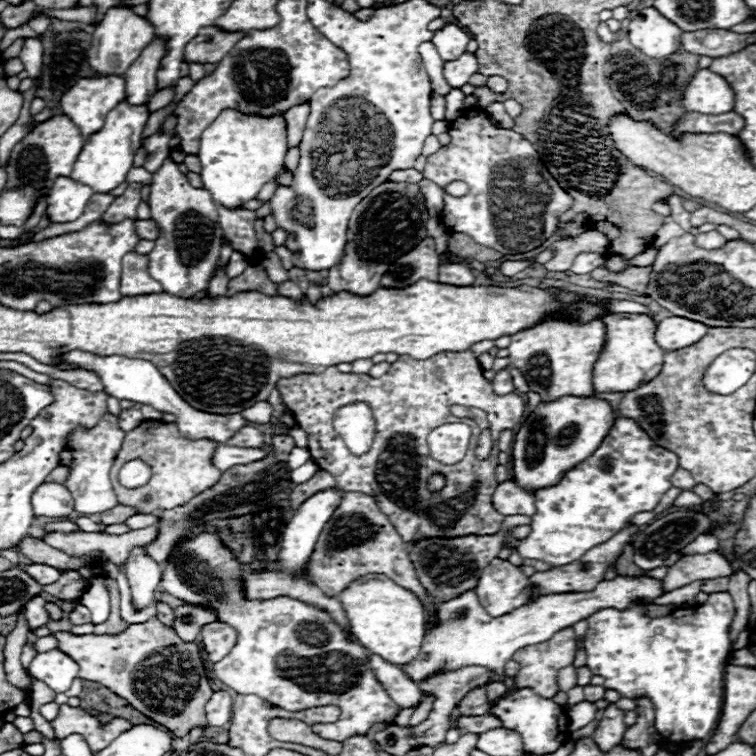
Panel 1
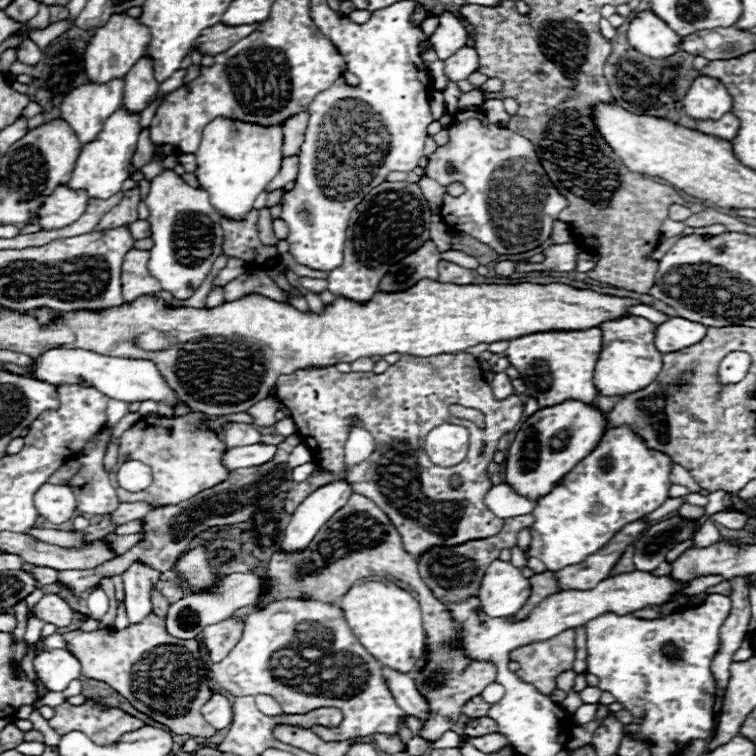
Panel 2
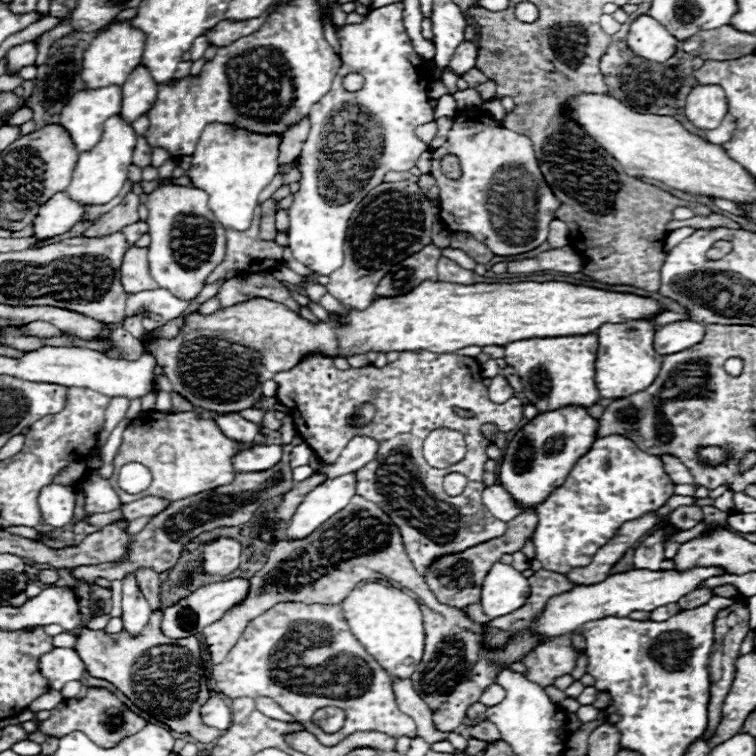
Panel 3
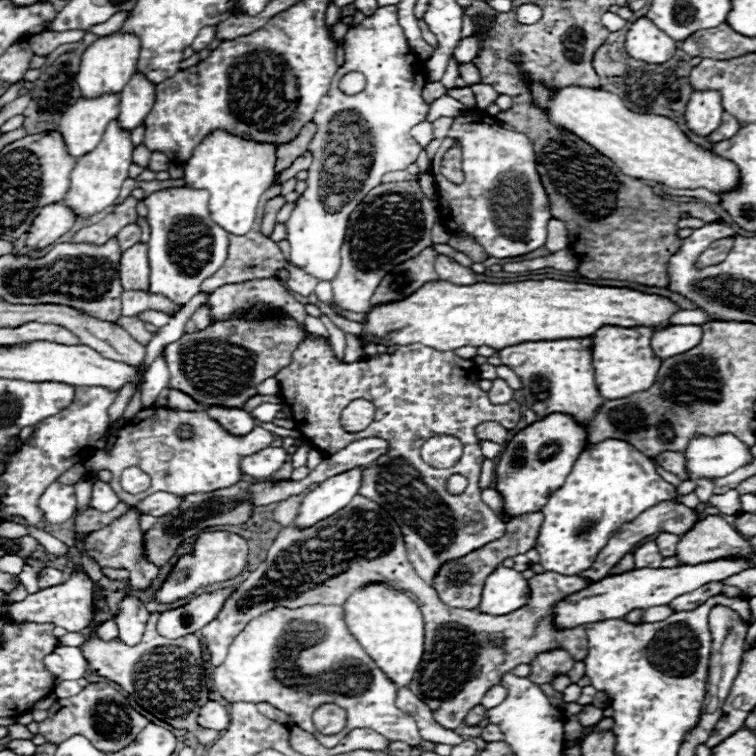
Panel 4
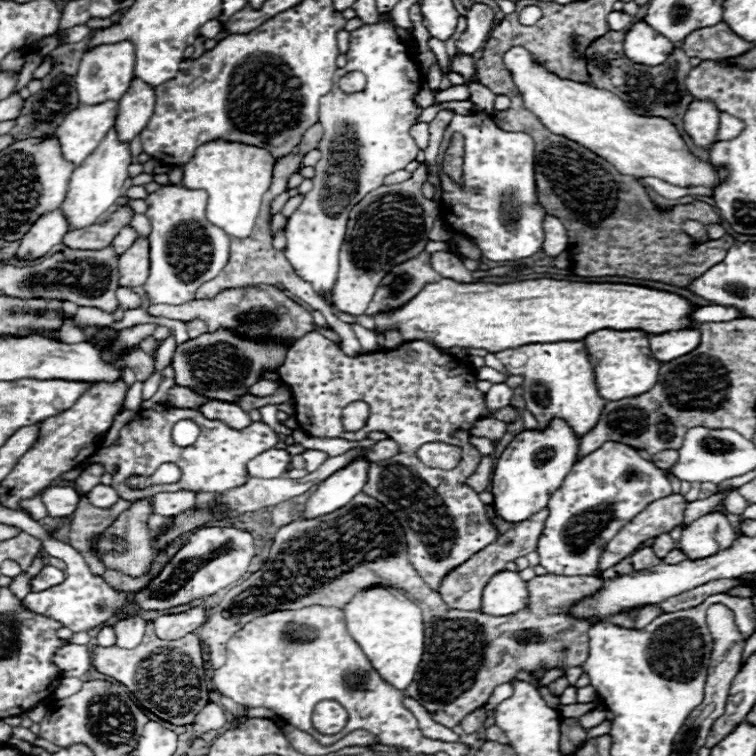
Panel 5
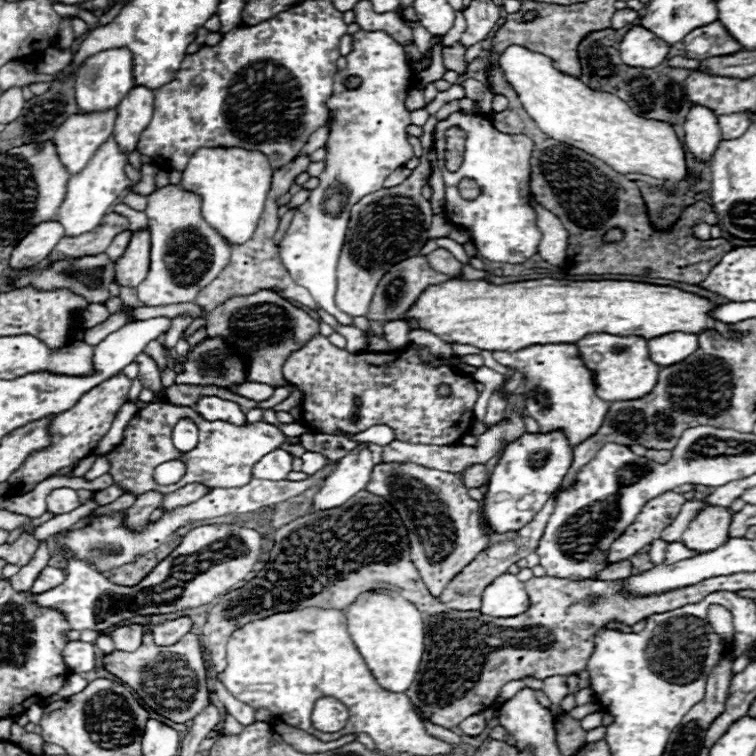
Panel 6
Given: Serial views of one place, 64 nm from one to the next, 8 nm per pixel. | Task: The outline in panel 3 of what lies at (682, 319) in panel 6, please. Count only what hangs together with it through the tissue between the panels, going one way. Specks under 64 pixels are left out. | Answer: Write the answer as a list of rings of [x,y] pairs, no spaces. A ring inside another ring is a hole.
[[[432,282],[416,286],[416,290],[394,296],[394,298],[376,298],[366,310],[350,310],[344,320],[346,326],[338,326],[336,322],[320,322],[310,324],[300,314],[288,310],[278,302],[270,302],[264,298],[254,298],[226,310],[216,310],[212,316],[190,314],[184,330],[176,340],[170,340],[166,346],[164,358],[160,358],[160,366],[168,372],[168,380],[172,390],[188,398],[196,408],[204,408],[210,412],[240,412],[252,408],[252,404],[262,396],[262,384],[274,374],[282,370],[290,370],[298,364],[298,360],[308,352],[322,352],[328,356],[342,354],[352,356],[358,352],[390,352],[390,350],[430,350],[430,352],[456,352],[464,346],[506,346],[516,340],[528,338],[550,338],[550,336],[578,336],[592,334],[602,324],[626,324],[632,320],[650,320],[664,312],[664,306],[658,300],[626,294],[626,292],[610,292],[590,286],[574,286],[568,282],[516,282],[516,284],[450,284],[450,282]]]

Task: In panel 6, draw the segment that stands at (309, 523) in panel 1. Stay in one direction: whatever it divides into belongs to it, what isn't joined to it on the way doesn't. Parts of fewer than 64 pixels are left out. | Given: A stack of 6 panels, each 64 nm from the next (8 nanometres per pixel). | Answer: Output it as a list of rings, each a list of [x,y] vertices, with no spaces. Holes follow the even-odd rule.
[[[358,444],[320,484],[320,492],[314,496],[314,510],[336,508],[364,490],[374,466],[376,464],[372,462],[372,452],[368,450],[368,444]]]

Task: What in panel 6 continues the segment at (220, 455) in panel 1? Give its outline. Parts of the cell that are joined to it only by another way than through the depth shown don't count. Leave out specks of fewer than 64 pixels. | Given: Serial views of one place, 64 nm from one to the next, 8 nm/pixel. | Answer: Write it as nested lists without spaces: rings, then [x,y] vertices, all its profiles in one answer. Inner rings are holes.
[[[278,448],[276,452],[270,452],[268,456],[264,456],[256,466],[254,466],[254,478],[262,478],[262,480],[286,480],[288,474],[292,472],[292,456]]]

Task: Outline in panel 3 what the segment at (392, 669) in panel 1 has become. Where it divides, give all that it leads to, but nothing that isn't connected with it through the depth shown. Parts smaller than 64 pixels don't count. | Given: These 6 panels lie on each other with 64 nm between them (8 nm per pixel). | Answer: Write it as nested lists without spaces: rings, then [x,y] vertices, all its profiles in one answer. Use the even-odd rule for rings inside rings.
[[[394,678],[394,696],[396,696],[398,708],[404,714],[408,714],[410,718],[414,718],[416,728],[418,728],[418,736],[424,738],[428,744],[448,740],[450,744],[454,744],[456,750],[464,750],[466,748],[468,738],[464,738],[464,736],[460,736],[456,732],[440,732],[440,730],[436,730],[436,726],[432,722],[432,710],[416,694],[416,690],[412,688],[412,680],[396,680]]]

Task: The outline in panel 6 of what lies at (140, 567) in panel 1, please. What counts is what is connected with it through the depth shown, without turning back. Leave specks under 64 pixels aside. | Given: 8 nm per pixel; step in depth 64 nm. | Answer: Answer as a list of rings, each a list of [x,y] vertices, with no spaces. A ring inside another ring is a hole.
[[[138,624],[124,626],[124,628],[114,628],[112,630],[112,640],[116,650],[132,652],[142,644],[142,628]]]

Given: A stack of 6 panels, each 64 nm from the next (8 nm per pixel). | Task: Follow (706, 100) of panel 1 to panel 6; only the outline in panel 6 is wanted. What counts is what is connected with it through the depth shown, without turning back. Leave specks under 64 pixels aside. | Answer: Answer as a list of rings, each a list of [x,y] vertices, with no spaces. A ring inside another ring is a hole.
[[[702,106],[690,108],[686,122],[684,122],[684,148],[702,164],[712,162],[712,156],[718,148],[720,128],[716,116]]]

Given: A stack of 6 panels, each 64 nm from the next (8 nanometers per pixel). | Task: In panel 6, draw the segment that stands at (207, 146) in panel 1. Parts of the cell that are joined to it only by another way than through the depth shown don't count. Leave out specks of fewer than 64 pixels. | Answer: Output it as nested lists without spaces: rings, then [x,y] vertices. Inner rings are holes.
[[[200,148],[182,170],[180,186],[202,198],[202,216],[230,244],[244,244],[252,238],[264,212],[266,194],[272,182],[272,168],[264,154],[242,148]]]

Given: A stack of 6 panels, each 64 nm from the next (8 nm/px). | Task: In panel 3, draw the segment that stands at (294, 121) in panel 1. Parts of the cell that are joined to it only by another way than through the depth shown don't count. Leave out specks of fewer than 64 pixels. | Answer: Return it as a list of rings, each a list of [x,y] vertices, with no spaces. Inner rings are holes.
[[[308,118],[300,120],[296,126],[286,130],[286,134],[282,136],[282,142],[280,142],[280,168],[284,164],[290,164],[292,160],[296,160],[300,156],[302,144],[306,142],[308,132],[310,132],[310,120]]]

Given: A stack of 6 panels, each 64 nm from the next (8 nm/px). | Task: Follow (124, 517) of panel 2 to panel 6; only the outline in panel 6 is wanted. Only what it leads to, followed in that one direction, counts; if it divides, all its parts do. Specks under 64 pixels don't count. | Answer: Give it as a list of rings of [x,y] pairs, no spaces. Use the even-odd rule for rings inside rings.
[[[186,484],[184,488],[172,492],[172,494],[164,494],[164,502],[160,508],[168,510],[168,508],[176,508],[176,506],[184,506],[190,504],[198,498],[202,498],[204,494],[208,494],[210,488],[204,488],[204,484]]]

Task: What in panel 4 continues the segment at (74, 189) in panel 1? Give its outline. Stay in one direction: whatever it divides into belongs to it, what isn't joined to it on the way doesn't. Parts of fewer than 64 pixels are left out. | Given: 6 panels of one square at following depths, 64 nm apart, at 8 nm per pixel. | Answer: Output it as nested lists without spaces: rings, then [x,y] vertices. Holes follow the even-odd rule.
[[[50,204],[40,210],[40,216],[36,216],[30,232],[26,234],[24,248],[42,252],[48,246],[56,244],[60,236],[64,236],[72,224],[76,222],[76,216],[72,210],[68,210],[64,204]]]

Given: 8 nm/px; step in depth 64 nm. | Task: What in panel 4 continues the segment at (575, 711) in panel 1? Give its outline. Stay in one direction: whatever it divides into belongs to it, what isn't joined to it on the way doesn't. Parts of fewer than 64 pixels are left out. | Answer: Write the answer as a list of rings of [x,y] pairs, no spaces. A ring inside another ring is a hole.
[[[590,704],[584,706],[584,710],[578,714],[578,720],[580,720],[582,726],[594,726],[594,724],[598,724],[602,718],[604,718],[604,710],[594,708],[594,706],[590,706]]]

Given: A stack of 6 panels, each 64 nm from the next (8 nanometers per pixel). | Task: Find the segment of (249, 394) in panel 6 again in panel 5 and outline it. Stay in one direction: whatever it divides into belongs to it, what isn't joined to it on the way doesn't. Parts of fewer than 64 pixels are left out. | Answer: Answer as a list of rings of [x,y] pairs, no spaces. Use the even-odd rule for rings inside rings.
[[[260,380],[260,382],[252,384],[252,388],[248,388],[248,394],[250,394],[250,396],[258,396],[258,398],[264,398],[264,396],[272,395],[279,386],[280,384],[278,382]]]

